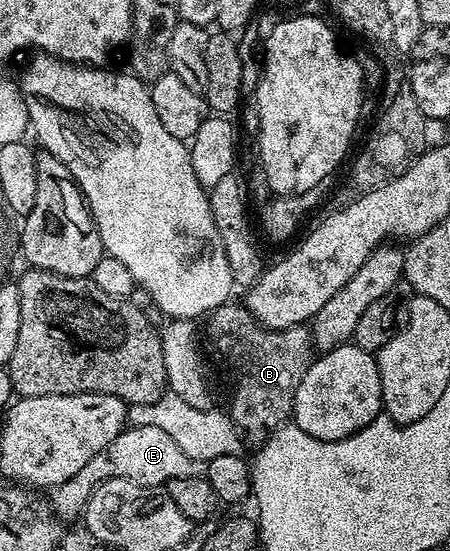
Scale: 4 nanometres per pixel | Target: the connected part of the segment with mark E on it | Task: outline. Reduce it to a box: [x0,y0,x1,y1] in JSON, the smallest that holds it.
[49,425,197,519]

